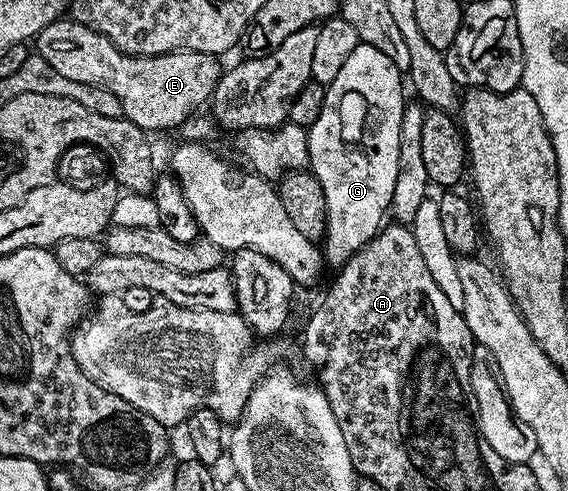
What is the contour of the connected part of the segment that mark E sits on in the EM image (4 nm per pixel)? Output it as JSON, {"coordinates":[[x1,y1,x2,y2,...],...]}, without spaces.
{"coordinates":[[61,19,47,25,44,30,36,34,34,49,39,57,50,63,50,67,54,67,54,71,58,71,63,80,91,85,97,90,109,89,120,100,120,105,124,108,123,116,145,131,172,129,175,125,176,128,183,126,184,122,199,110,196,108,211,98,216,83,222,76,222,68,220,69,219,63,216,62,219,60,211,53,181,51,159,53,157,57,134,57,121,53,118,47,114,47,114,43,110,43,110,39,95,33,92,29,87,29,82,22,75,19]]}

